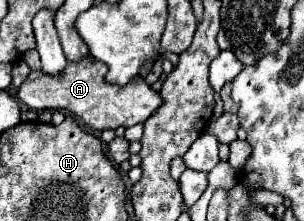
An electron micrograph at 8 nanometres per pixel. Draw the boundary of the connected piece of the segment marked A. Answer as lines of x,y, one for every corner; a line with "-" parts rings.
93,58
85,60
85,64
67,64
61,76
49,76
41,70
33,70
29,78
17,88
17,98
31,110
67,110
75,114
85,126
95,130
115,130
119,126
129,128
143,124
163,104
159,92
155,92
141,76
125,86
105,82
105,68

